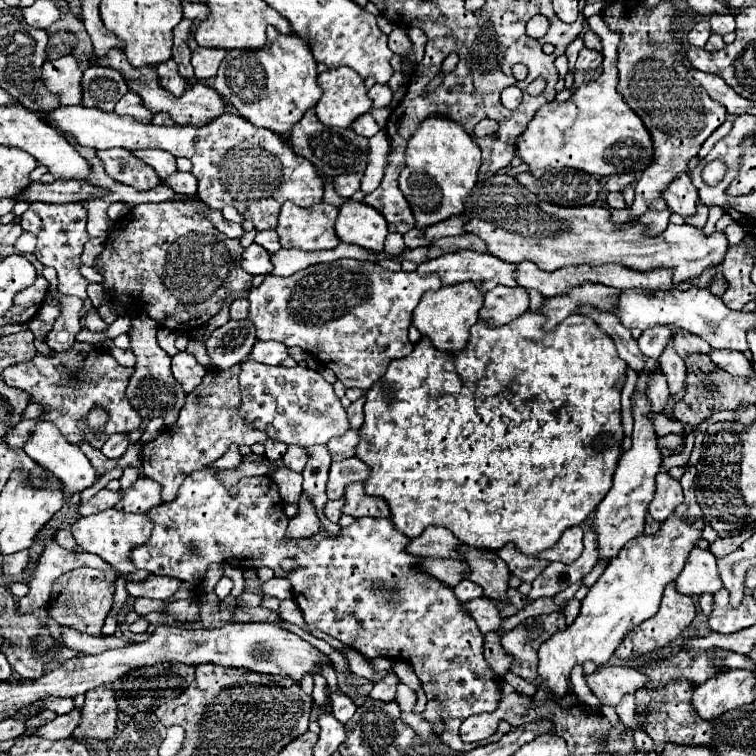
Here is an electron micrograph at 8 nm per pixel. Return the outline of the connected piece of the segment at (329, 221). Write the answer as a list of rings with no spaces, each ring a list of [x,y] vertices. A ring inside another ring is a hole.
[[[284,203],[280,217],[278,217],[278,227],[276,233],[280,235],[280,243],[284,249],[302,249],[302,251],[320,251],[320,249],[334,249],[340,239],[336,235],[334,223],[338,217],[338,207],[330,203],[318,203],[310,209],[302,209],[294,203]]]

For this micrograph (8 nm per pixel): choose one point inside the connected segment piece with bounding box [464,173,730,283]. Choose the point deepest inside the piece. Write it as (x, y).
(516, 225)

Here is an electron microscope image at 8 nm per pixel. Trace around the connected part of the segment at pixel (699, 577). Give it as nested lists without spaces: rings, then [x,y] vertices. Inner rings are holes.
[[[694,547],[690,551],[690,557],[678,575],[676,591],[698,597],[702,593],[716,593],[722,589],[722,579],[718,575],[716,567],[716,557],[708,549]]]

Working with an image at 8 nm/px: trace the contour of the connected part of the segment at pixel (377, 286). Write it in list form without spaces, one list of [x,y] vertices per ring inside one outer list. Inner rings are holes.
[[[338,259],[334,263],[312,265],[290,277],[266,275],[262,285],[254,287],[248,293],[250,301],[248,319],[254,323],[256,337],[260,341],[274,339],[288,347],[298,345],[304,351],[312,353],[322,365],[330,367],[346,387],[358,387],[362,391],[368,391],[374,385],[374,381],[378,381],[384,375],[386,365],[392,359],[410,355],[414,347],[408,339],[412,311],[416,309],[418,301],[426,291],[430,289],[436,291],[440,287],[442,285],[436,275],[422,277],[418,273],[406,273],[406,271],[392,273],[382,269],[378,263]]]

